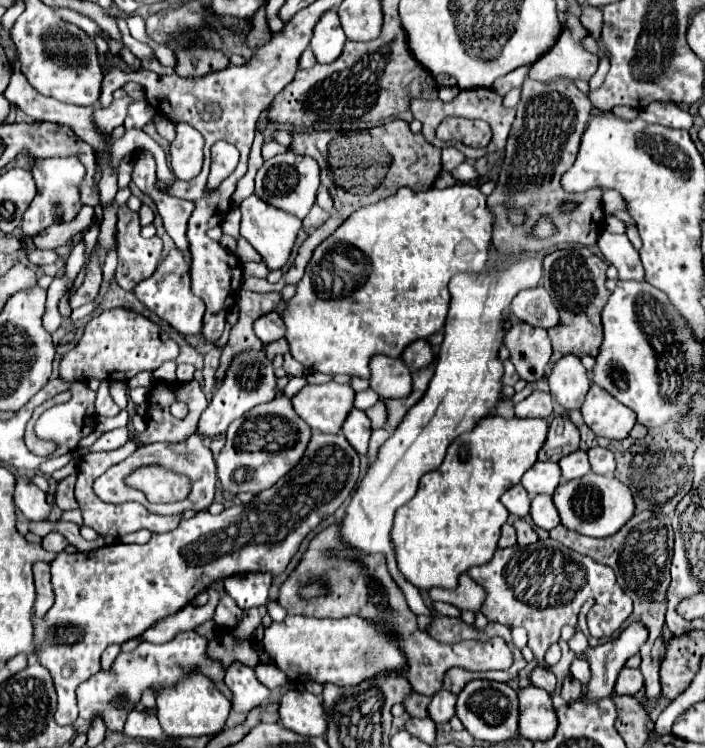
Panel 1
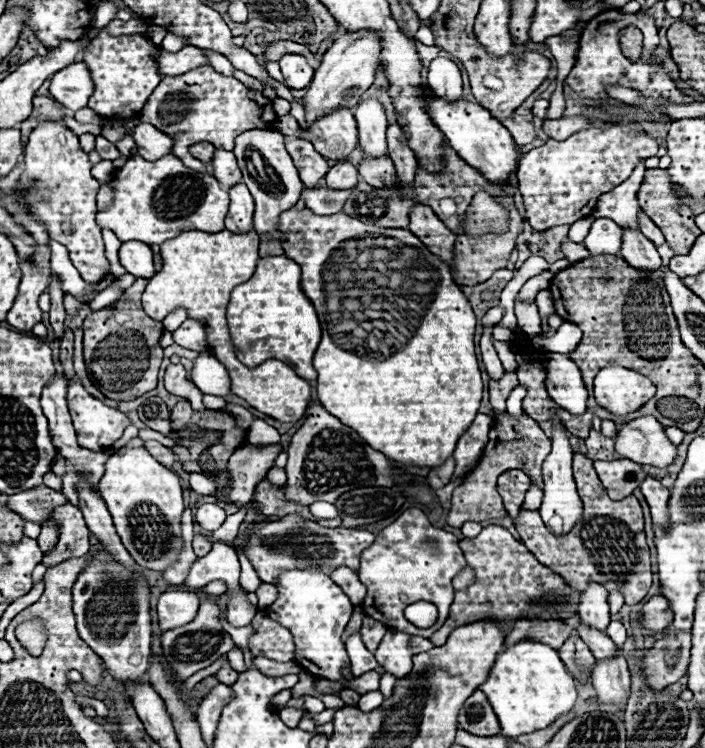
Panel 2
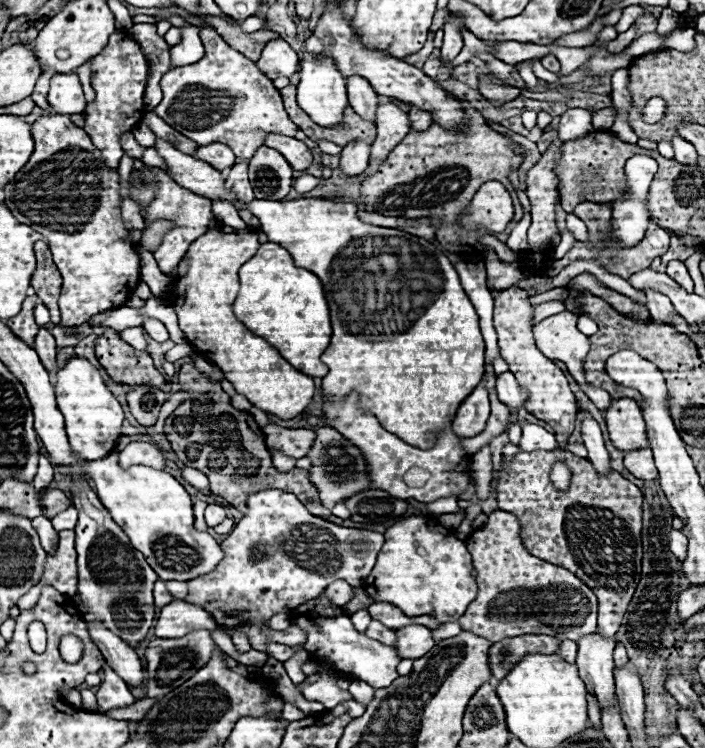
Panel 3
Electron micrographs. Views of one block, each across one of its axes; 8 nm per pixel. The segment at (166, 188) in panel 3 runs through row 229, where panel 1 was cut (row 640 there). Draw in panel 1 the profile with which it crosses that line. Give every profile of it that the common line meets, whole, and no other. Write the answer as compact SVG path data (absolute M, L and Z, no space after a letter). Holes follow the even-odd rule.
M184 632L178 634L174 640L166 642L166 644L150 644L150 642L142 642L134 652L122 652L114 664L110 666L110 670L100 670L98 674L94 674L92 678L88 678L86 682L82 682L76 690L78 696L78 708L80 708L80 718L92 722L94 716L102 716L104 724L108 730L114 732L122 732L126 718L132 710L136 710L134 706L140 702L142 694L146 690L154 690L160 692L166 686L176 686L180 678L184 678L188 672L200 668L200 674L206 674L214 686L230 700L232 694L226 690L226 682L222 682L224 678L224 666L218 660L212 660L208 656L208 640L202 638L196 632ZM116 700L124 700L122 706L116 706Z

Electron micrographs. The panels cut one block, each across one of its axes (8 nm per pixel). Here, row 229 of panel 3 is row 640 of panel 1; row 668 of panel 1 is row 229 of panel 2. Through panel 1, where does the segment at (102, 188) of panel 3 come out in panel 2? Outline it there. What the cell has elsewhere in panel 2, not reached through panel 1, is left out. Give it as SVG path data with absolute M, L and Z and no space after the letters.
M46 122L38 126L24 148L26 170L18 180L24 202L32 214L46 224L52 240L68 248L70 260L86 282L98 282L108 274L108 260L104 256L104 242L96 226L96 196L98 182L90 174L88 154L82 152L78 136L60 124Z

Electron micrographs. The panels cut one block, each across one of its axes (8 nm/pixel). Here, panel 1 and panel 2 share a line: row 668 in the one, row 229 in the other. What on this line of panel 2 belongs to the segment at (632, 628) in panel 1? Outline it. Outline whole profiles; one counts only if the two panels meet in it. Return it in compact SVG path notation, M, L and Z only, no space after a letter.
M598 218L584 244L592 254L618 254L622 242L622 228L610 218Z

